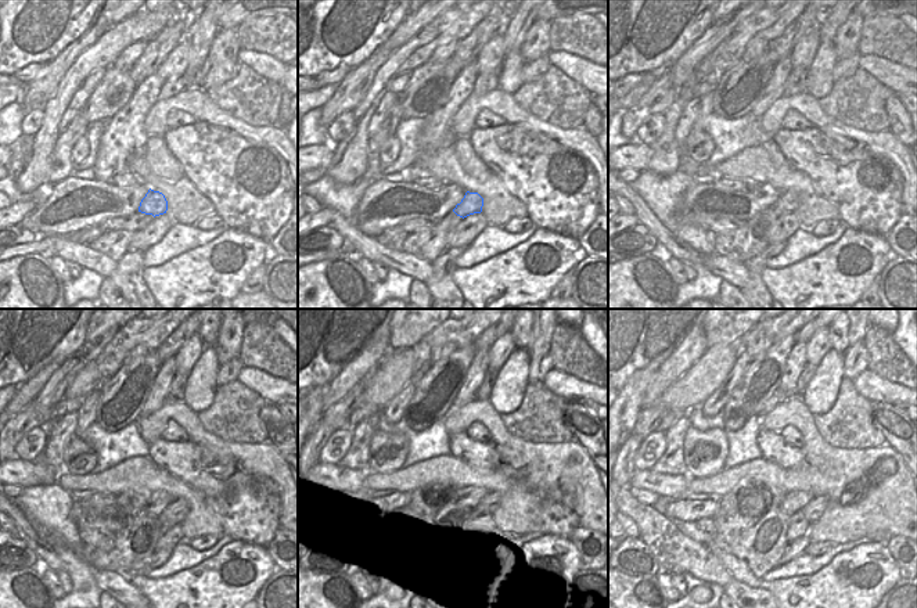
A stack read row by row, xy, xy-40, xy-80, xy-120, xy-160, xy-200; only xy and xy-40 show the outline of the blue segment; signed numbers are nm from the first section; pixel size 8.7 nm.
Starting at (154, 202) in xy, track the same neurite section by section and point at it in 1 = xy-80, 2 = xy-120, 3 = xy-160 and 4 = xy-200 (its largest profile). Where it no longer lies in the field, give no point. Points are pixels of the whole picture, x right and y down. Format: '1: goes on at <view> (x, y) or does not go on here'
1: goes on at xy-80 (787, 202)
2: goes on at xy-120 (175, 513)
3: goes on at xy-160 (491, 504)
4: goes on at xy-200 (813, 510)

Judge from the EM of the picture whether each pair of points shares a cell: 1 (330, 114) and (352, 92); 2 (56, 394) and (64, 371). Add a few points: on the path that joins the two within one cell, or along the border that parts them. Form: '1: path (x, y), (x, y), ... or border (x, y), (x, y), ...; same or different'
1: path (335, 108), (346, 97); same
2: path (56, 388), (63, 377); same

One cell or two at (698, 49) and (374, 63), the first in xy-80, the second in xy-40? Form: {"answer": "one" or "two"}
{"answer": "two"}

